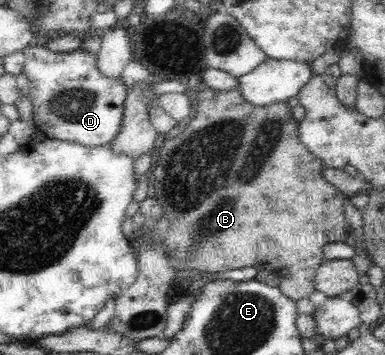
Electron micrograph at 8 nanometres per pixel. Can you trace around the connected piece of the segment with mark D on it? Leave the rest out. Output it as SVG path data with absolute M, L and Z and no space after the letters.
M33 44L23 50L26 55L22 72L30 81L30 99L33 104L33 123L38 132L52 140L67 140L82 146L104 146L114 140L120 132L124 103L127 97L126 89L120 78L104 76L97 67L97 54L81 49L74 52L52 52L45 46Z

